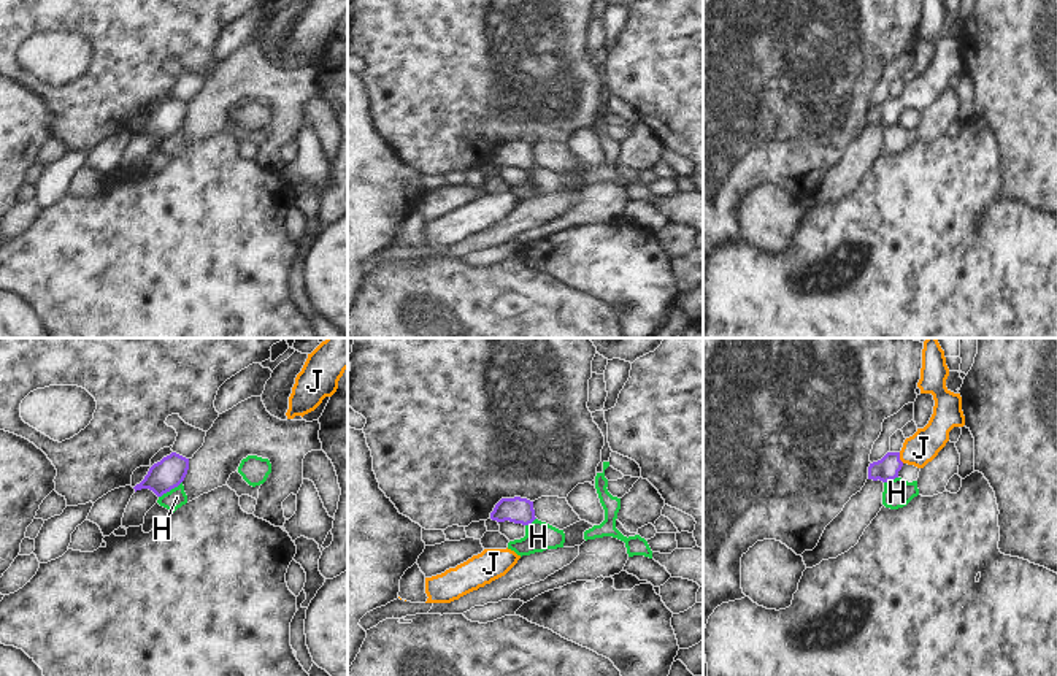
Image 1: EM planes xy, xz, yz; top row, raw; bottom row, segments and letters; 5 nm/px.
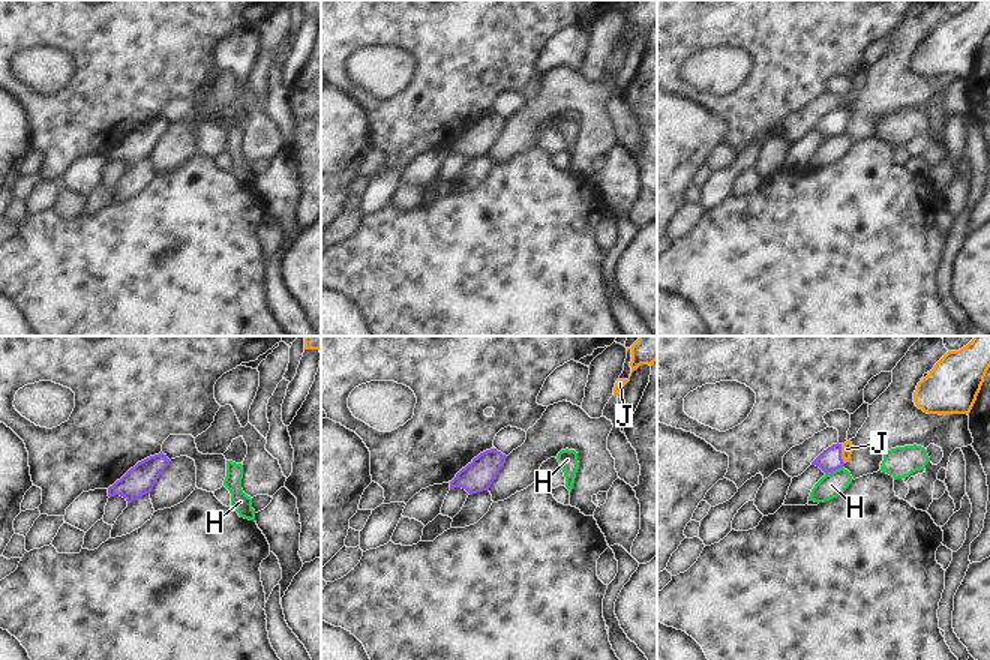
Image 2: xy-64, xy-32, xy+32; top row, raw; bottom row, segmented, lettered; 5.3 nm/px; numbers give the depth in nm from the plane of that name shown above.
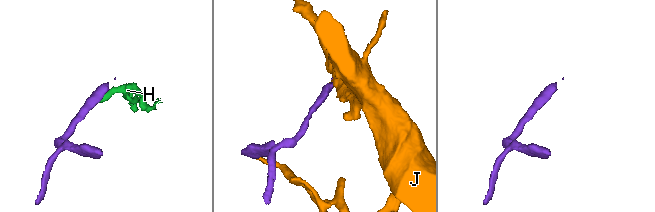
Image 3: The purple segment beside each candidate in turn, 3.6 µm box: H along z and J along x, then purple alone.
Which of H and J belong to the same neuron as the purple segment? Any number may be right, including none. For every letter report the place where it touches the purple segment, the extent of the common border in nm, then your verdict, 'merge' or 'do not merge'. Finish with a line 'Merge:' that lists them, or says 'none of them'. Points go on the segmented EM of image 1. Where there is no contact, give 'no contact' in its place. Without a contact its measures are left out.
H: xy (170, 489) | 150 nm | do not merge
J: yz (899, 457) | 60 nm | merge
Merge: J

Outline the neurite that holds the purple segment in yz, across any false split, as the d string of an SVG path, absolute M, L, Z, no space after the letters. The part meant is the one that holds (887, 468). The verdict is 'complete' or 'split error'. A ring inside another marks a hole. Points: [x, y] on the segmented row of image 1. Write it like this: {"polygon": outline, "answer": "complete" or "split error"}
{"polygon": "M927 338L917 387L921 394L933 395L933 414L924 428L917 428L913 436L905 440L900 452L887 452L881 460L870 463L868 479L882 482L895 479L905 463L924 468L946 446L949 432L965 425L962 397L946 387L947 376L944 351L936 338Z", "answer": "split error"}

